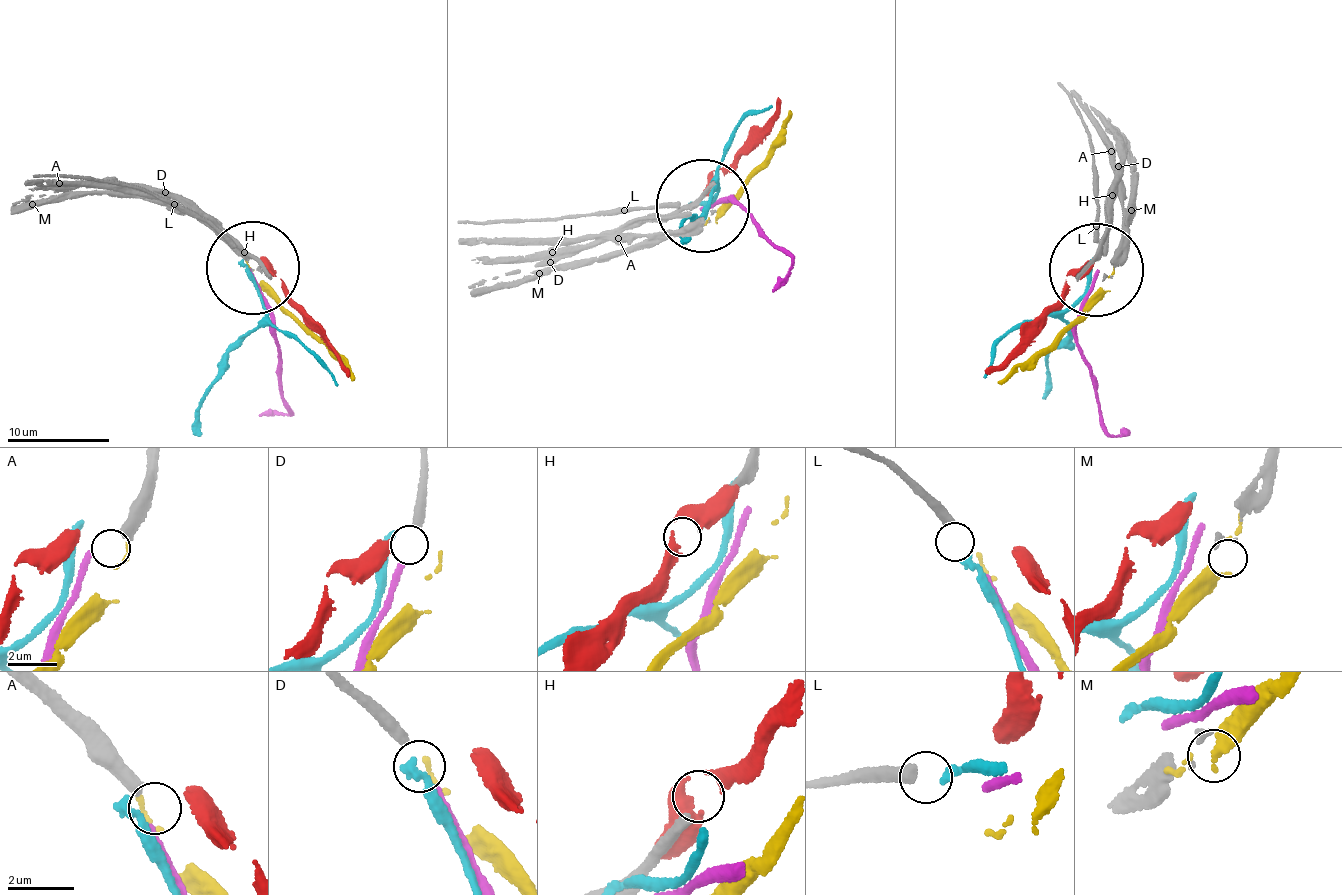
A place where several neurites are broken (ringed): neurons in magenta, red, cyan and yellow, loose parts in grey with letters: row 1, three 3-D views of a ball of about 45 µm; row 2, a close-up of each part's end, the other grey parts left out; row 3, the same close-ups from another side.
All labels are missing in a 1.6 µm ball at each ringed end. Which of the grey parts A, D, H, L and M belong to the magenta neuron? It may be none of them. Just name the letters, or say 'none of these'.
D

